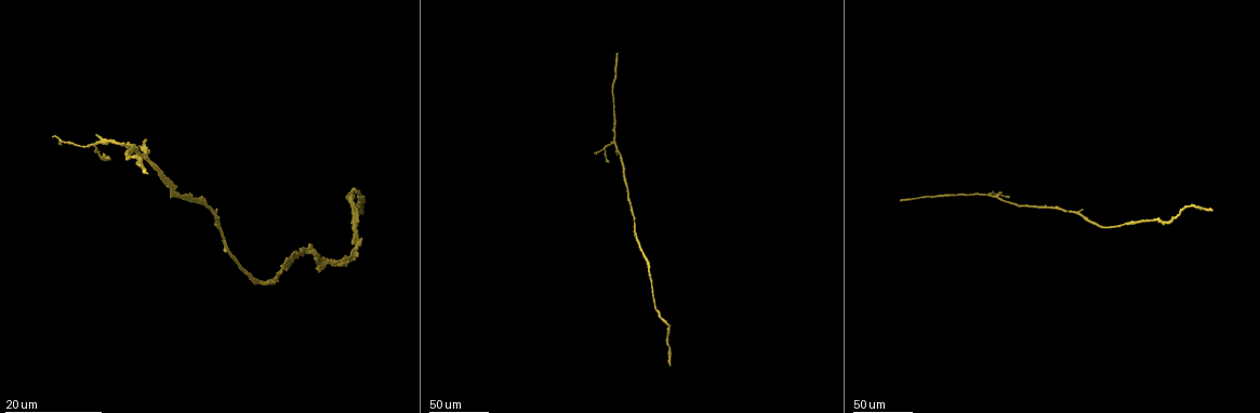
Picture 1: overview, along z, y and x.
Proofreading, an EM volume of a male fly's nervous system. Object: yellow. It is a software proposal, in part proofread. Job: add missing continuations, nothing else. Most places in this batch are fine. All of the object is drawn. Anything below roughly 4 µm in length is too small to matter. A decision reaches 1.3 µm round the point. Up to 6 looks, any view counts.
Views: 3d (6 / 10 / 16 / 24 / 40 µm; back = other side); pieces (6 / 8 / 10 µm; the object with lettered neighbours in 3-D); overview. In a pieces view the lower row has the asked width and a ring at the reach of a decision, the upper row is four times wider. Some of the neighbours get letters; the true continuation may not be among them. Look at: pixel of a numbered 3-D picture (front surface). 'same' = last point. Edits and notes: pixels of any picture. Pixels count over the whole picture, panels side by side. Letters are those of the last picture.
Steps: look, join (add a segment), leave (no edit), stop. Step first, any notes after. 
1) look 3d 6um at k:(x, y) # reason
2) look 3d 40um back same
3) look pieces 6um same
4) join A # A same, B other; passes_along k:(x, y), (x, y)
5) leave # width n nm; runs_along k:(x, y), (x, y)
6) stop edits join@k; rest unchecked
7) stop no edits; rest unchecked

look 3d 24um at 1:(361, 238) # an open end

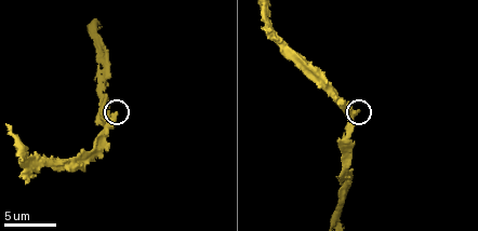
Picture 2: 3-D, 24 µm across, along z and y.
look pieces 10um at 2:(117, 112)

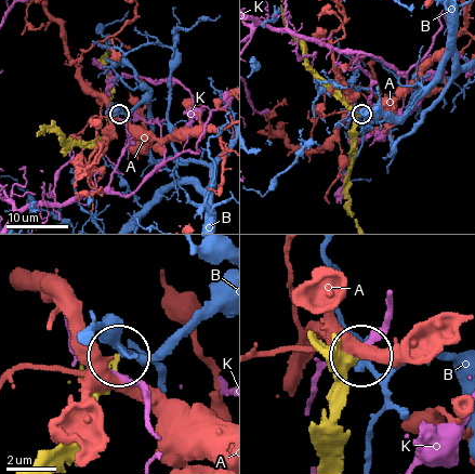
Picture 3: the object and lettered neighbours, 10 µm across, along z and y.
leave # width 230 nm; A other, B other, K other; none of them fits

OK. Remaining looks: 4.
look 3d 40um at 1:(1083, 209) # an open end

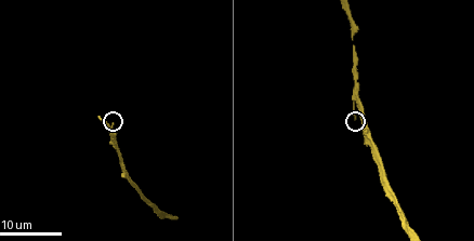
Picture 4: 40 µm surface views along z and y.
look pieces 10um at 4:(112, 122)

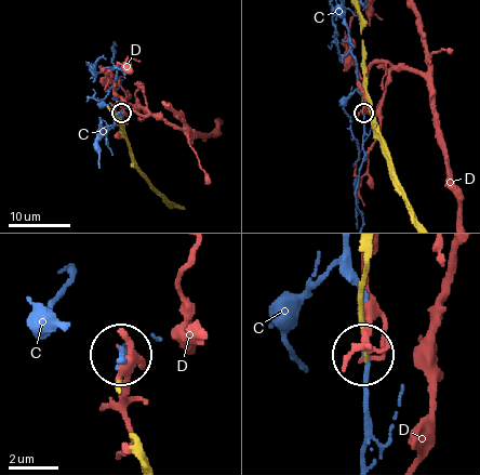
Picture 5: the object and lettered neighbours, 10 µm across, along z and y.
leave # width 170 nm; C other, D other; no lettered segment goes on from it

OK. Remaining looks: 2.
look 3d 40um at 1:(900, 200) # end of a long branch

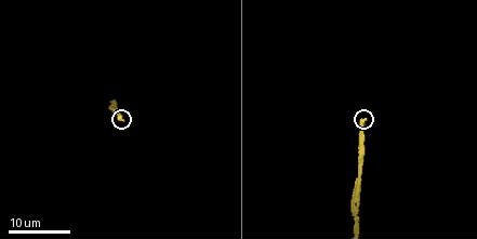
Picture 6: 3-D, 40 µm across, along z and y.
look pieces 8um at 6:(363, 119)

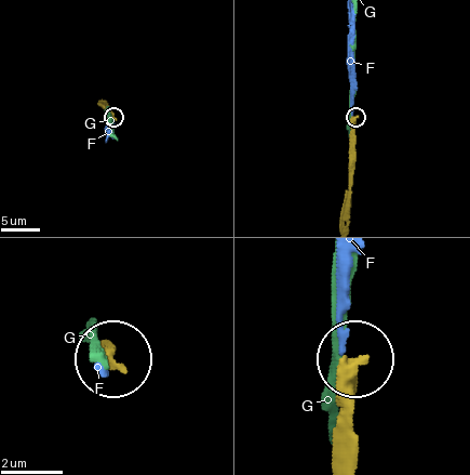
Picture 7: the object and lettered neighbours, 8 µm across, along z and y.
join F # F same, G other; passes_along 7:(343, 439), (343, 255); the neuron continues

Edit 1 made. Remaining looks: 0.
stop edits join@7; rest unchecked

